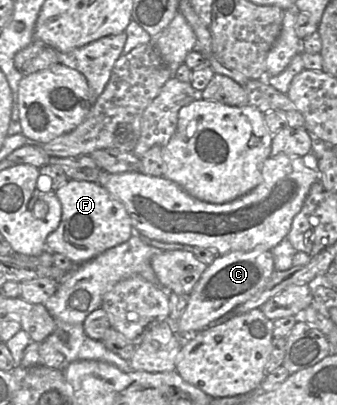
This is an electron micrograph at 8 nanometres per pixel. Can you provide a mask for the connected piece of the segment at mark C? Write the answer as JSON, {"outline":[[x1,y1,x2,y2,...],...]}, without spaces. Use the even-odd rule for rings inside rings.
{"outline":[[256,249,218,255,188,295,188,304,180,319,173,324,174,330,181,337,188,337,206,329,212,322,251,299,267,284,274,271,271,250]]}

